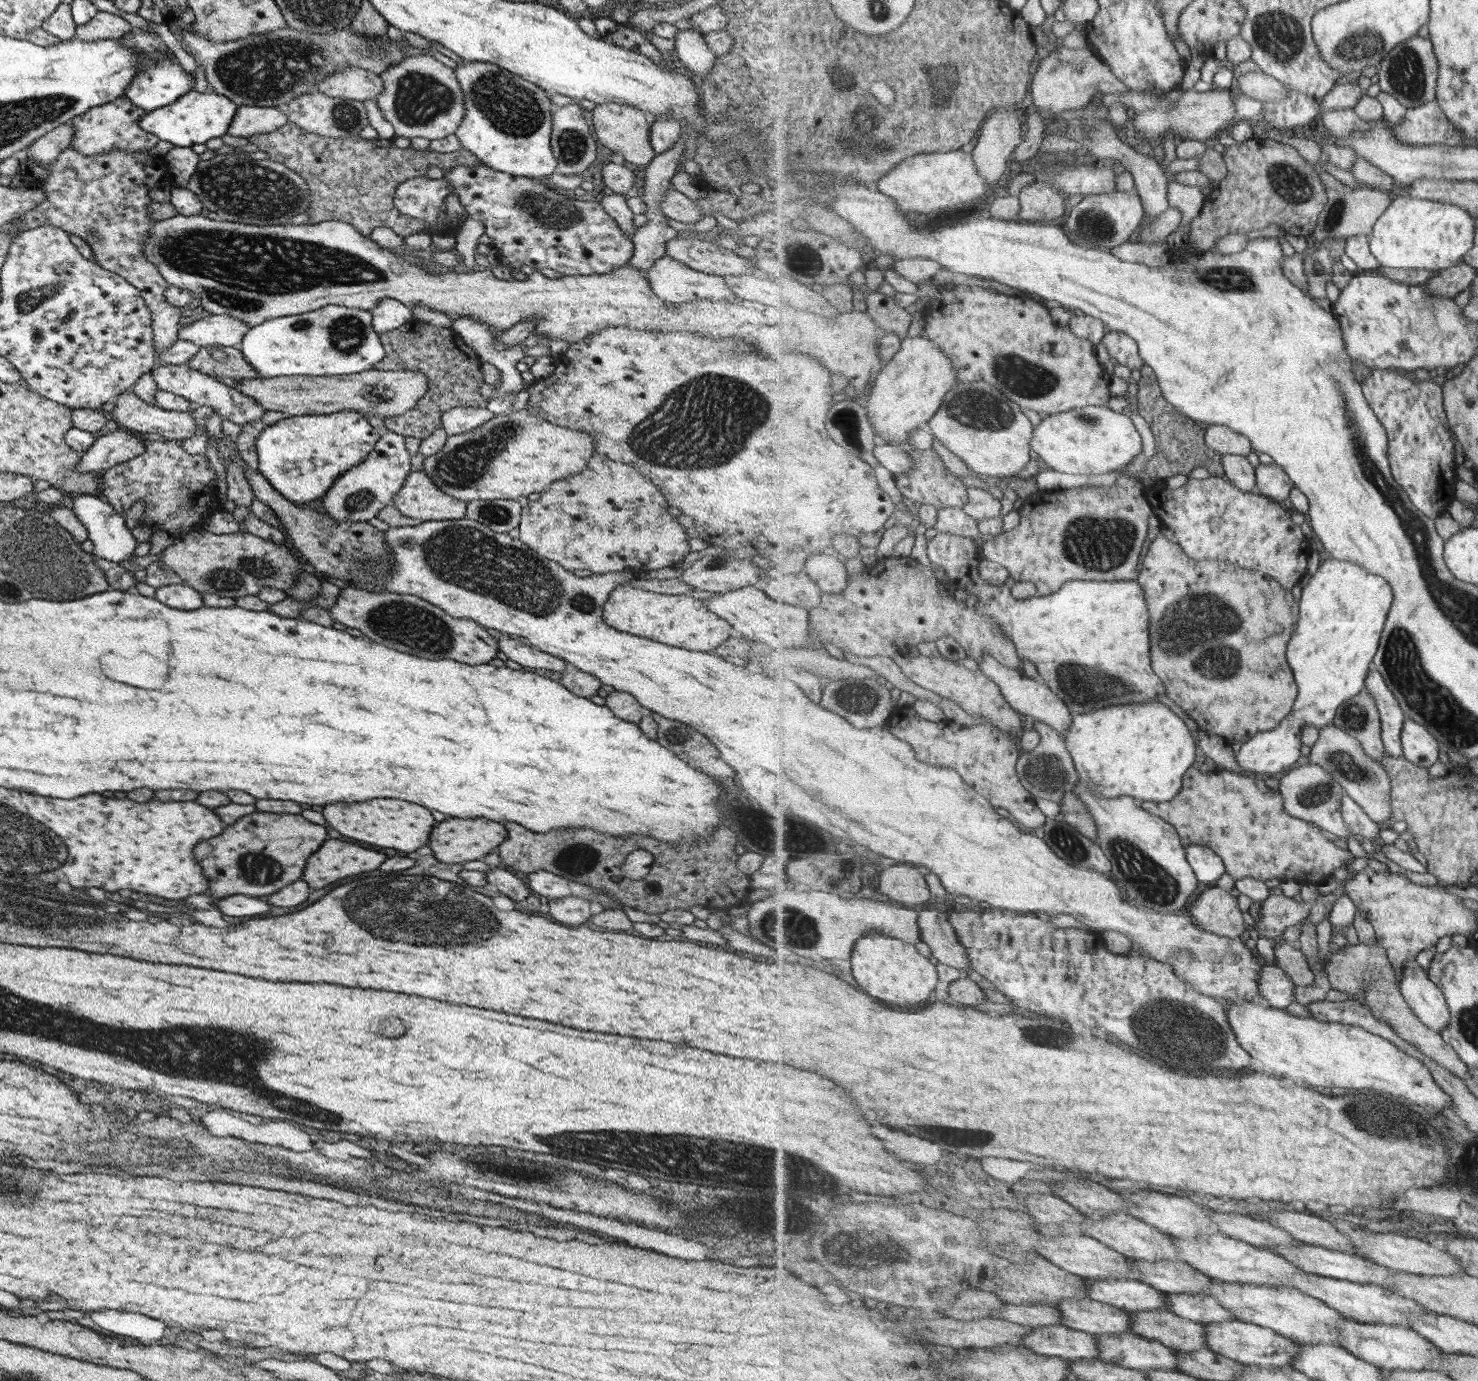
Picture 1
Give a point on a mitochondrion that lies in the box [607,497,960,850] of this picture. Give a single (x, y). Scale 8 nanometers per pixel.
(766, 829)

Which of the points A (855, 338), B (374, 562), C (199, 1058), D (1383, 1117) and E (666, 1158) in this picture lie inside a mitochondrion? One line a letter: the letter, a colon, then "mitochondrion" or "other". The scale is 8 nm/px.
A: other
B: mitochondrion
C: mitochondrion
D: mitochondrion
E: mitochondrion

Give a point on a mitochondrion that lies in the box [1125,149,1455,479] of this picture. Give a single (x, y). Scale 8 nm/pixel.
(1237, 280)

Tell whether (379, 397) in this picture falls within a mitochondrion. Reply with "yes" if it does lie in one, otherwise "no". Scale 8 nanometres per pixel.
no

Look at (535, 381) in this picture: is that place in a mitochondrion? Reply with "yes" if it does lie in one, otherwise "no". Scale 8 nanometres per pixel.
no

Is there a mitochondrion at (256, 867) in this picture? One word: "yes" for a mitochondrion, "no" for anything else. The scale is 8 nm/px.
yes

